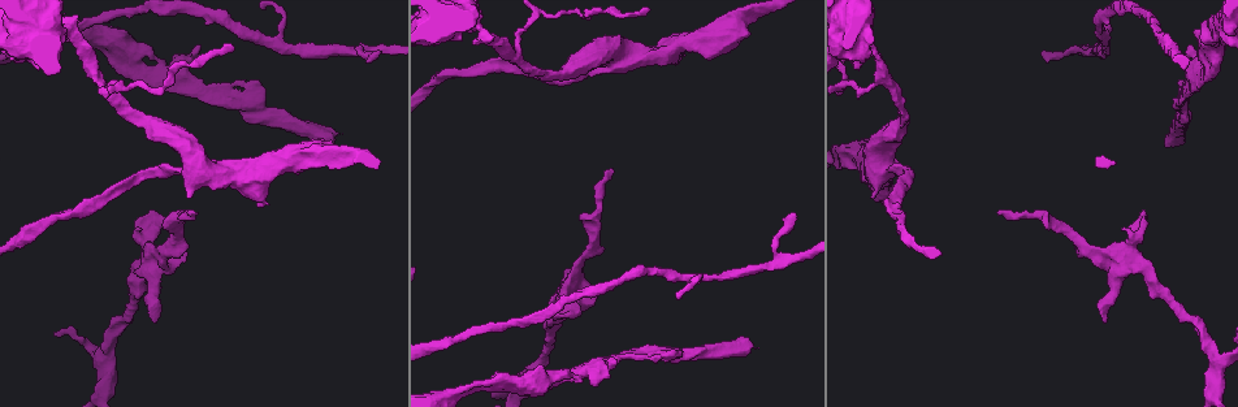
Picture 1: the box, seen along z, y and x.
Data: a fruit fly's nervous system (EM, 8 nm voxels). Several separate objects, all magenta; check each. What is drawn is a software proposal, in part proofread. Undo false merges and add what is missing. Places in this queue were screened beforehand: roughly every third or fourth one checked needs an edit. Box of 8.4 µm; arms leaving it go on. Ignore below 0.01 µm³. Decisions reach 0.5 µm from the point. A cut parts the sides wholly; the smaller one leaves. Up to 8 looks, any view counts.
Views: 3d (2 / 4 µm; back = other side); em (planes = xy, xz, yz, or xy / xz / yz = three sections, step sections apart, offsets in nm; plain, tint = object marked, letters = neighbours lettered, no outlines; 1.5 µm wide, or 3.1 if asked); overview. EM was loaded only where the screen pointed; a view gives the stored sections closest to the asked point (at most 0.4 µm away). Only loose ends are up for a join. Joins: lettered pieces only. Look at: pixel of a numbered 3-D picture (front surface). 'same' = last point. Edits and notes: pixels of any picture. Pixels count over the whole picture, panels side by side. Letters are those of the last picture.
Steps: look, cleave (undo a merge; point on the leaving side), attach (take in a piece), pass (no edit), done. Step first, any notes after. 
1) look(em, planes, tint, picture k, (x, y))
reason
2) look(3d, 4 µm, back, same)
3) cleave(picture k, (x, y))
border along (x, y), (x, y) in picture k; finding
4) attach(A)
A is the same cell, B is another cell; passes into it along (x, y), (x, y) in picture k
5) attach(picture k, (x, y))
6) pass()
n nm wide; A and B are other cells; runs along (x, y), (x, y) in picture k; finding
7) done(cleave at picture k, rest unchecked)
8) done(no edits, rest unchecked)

look(3d, 4 µm, picture 1, (1181, 81))
an open end

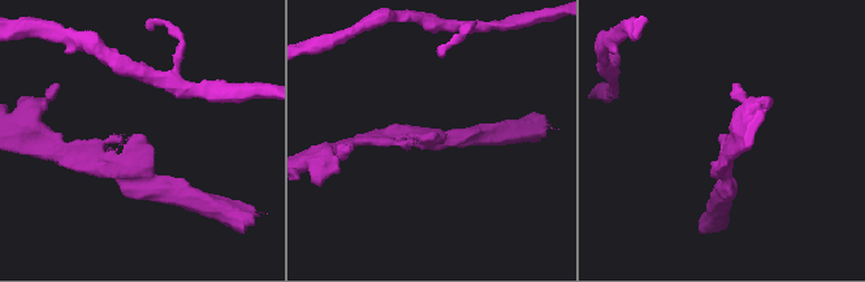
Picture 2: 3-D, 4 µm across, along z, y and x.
look(em, planes, plain, picture 2, (724, 136))

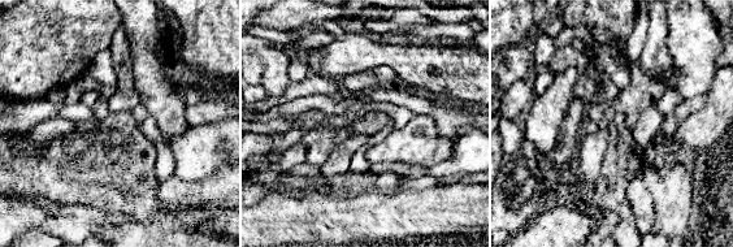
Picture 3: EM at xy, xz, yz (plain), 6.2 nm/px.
look(em, planes, letters, same)

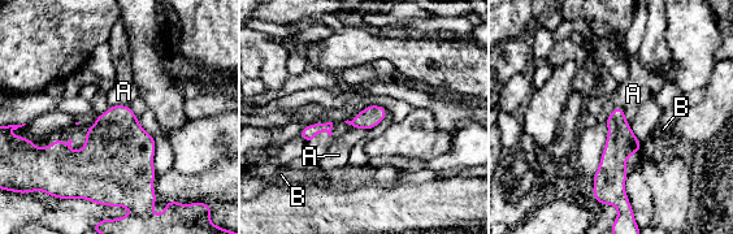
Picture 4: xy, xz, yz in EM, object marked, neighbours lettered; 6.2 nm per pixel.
pass()
A and B are other cells; runs along (619, 111), (619, 148), (603, 189) in picture 4; none of them fits

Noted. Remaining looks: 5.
look(3d, 2 µm, picture 1, (1105, 323))

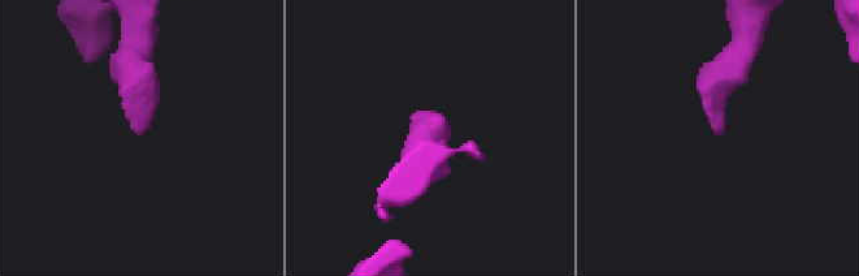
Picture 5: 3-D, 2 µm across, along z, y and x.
look(em, xy, step 8, letters, picture 5, (145, 130))
need the tissue

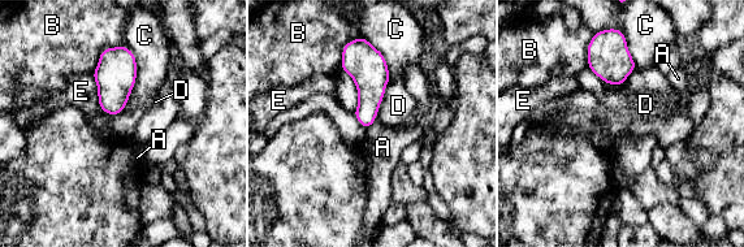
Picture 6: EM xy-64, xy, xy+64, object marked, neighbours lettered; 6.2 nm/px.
pass()
A, B, C, D and E are other cells; border along (125, 44), (135, 83), (109, 116) in picture 6; no lettered piece goes on from it

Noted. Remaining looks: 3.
look(em, xz, step 4, tint, picture 1, (337, 134))
free end

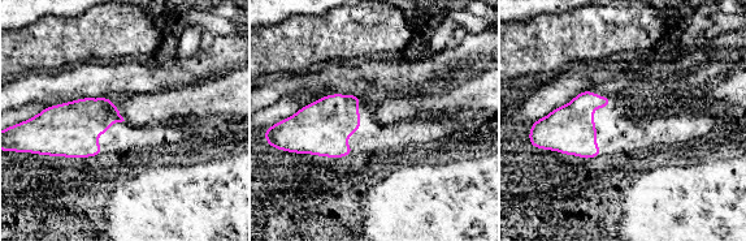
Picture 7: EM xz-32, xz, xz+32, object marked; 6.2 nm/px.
look(em, planes, letters, same)

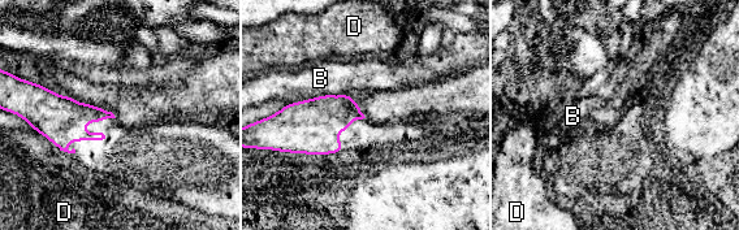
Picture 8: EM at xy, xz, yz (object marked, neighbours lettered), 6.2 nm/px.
pass()
B and D are other cells; border along (350, 94), (318, 95), (288, 104) in picture 8; no lettered piece goes on from it

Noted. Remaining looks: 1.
done(no edits, rest unchecked)

